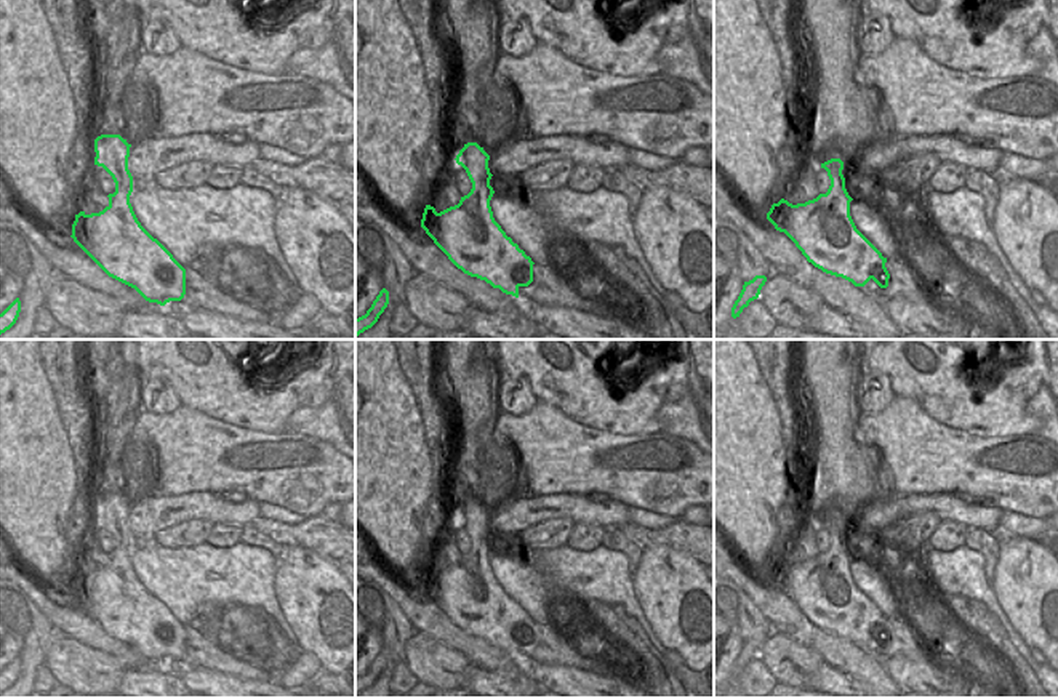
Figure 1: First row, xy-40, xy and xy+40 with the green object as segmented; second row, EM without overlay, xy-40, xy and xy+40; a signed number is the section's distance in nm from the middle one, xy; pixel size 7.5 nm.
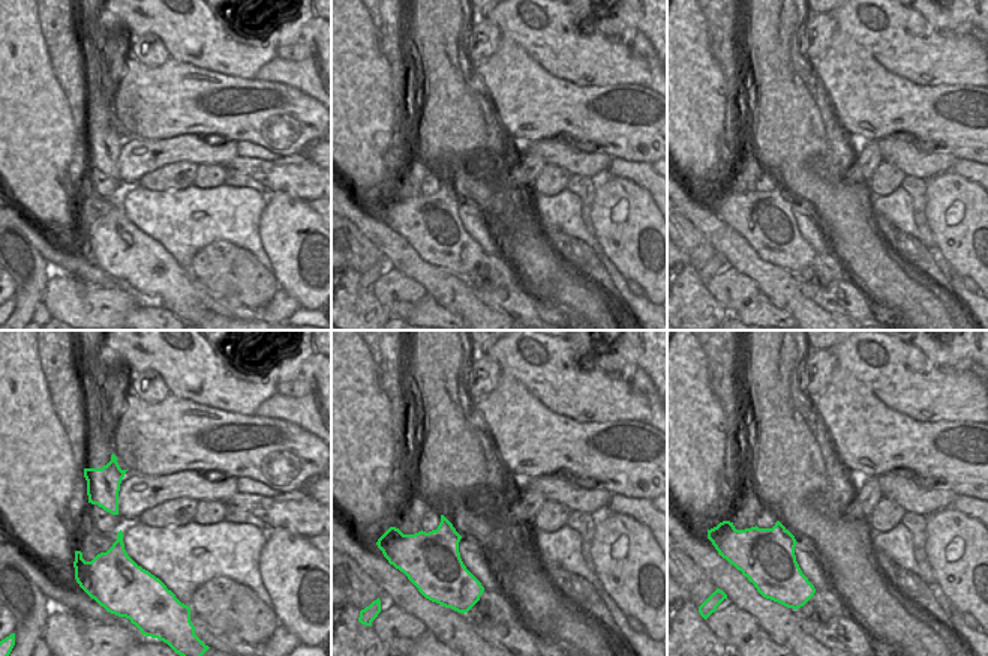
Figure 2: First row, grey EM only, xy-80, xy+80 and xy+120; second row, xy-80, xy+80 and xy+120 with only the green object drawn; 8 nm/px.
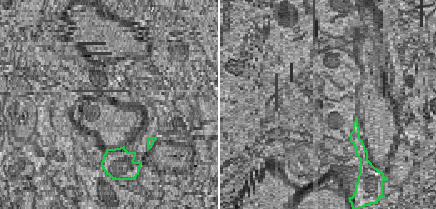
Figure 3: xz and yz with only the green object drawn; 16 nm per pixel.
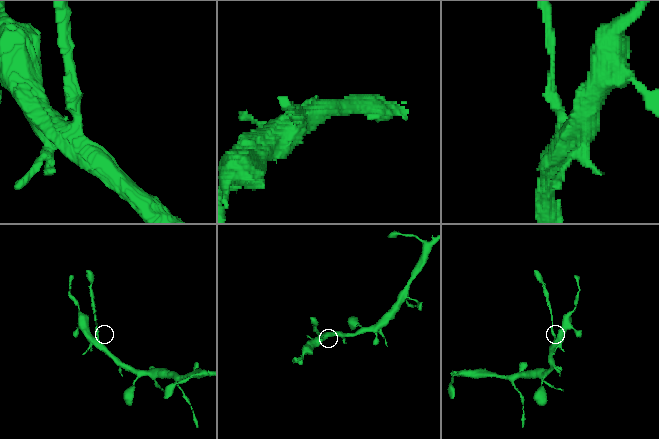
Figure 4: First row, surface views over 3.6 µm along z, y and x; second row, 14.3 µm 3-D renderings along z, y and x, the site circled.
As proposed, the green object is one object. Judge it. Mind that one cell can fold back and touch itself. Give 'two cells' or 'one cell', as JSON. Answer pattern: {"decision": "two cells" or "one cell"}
{"decision": "one cell"}

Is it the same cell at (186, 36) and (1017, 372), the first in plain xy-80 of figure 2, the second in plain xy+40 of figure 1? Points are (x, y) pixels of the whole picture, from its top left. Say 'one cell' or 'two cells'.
two cells

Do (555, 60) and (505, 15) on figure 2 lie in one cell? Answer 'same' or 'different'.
same

